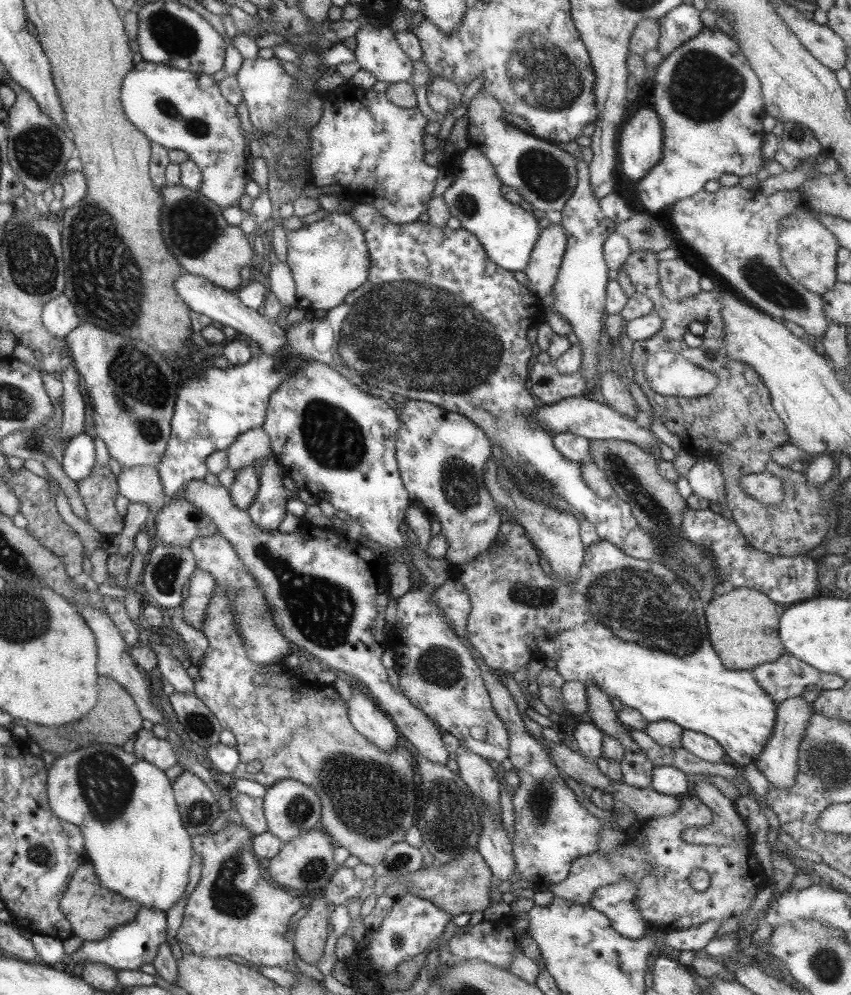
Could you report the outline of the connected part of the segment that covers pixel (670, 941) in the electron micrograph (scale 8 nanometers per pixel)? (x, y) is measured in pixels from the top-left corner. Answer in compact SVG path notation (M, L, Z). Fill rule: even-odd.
M708 921L696 927L667 932L664 936L664 943L679 951L692 950L702 953L706 944L713 940L715 932L722 923L722 921Z

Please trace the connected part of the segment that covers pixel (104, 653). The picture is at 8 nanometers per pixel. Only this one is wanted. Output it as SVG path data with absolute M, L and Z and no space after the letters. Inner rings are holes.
M79 592L73 596L73 604L75 605L77 612L81 615L86 625L95 634L95 640L98 644L98 674L100 676L110 676L114 680L130 693L130 696L134 697L138 710L142 716L143 721L153 722L154 725L164 725L163 715L158 711L156 704L153 703L150 698L150 690L145 683L144 672L138 668L136 662L131 658L131 654L128 651L128 646L124 642L124 638L120 635L120 631L114 625L112 618L103 612L103 610L97 610L94 606L91 606L89 598L85 592Z

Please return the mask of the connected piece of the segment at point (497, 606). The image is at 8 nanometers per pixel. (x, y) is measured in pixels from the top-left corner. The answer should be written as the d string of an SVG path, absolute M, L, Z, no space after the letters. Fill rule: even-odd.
M513 522L512 530L507 535L506 542L497 545L496 549L491 546L468 563L462 563L460 566L450 565L450 578L458 580L464 586L471 605L466 628L468 630L467 642L472 644L472 647L480 654L481 660L486 666L493 670L504 670L504 672L513 674L531 661L552 660L556 663L555 669L565 682L594 682L611 699L618 698L618 700L622 701L623 706L634 708L634 710L640 712L640 715L648 723L660 720L671 721L678 724L684 731L698 732L716 739L724 749L726 756L730 760L738 762L741 766L756 762L764 747L766 747L768 739L772 737L779 704L773 702L768 693L760 688L760 684L756 682L752 670L728 670L728 668L722 666L720 658L716 656L716 652L714 652L714 648L710 644L706 618L704 618L704 608L702 608L704 604L700 602L700 596L698 596L698 592L694 592L692 586L688 586L684 580L680 580L664 564L656 564L656 562L648 562L648 560L640 560L628 556L620 548L608 541L598 540L586 549L579 578L576 581L572 581L571 586L565 586L554 572L548 576L540 566L540 555L528 538L524 528L518 522Z

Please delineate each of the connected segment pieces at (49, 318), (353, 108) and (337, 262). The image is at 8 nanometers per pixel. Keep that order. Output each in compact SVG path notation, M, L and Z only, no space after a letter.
M58 294L44 304L42 320L46 330L62 341L68 336L68 332L72 332L72 328L76 328L76 324L81 324L81 318L74 312L74 306L66 298L66 294Z
M345 82L333 91L328 92L323 100L323 112L320 121L316 126L311 128L311 175L312 182L316 187L324 186L340 186L343 191L343 196L354 203L372 204L384 218L390 220L392 224L410 224L410 222L418 221L418 216L427 211L430 199L432 199L432 192L437 184L437 178L440 168L432 168L425 162L424 150L424 136L426 135L426 126L429 121L424 114L415 108L399 108L392 104L392 101L387 98L385 92L376 92L372 88L363 89L356 87L351 82Z
M340 211L331 220L304 225L300 230L288 231L287 233L288 256L286 264L290 267L292 277L294 277L296 305L299 308L313 312L316 310L329 311L332 308L337 308L344 302L344 298L348 296L348 293L360 288L360 285L364 284L366 278L368 278L369 251L363 230L352 218L352 215Z

